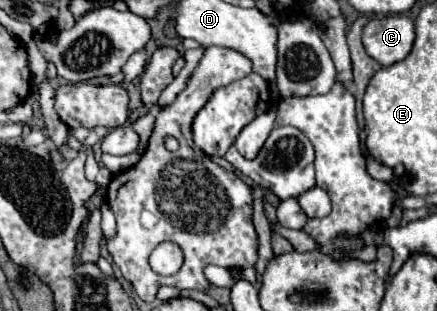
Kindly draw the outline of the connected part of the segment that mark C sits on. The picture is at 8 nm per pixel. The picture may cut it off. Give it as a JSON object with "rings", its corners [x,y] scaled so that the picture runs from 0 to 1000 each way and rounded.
{"rings":[[[931,51],[854,58],[831,96],[835,161],[872,212],[895,212],[927,193],[945,154],[945,129],[945,64]]]}

